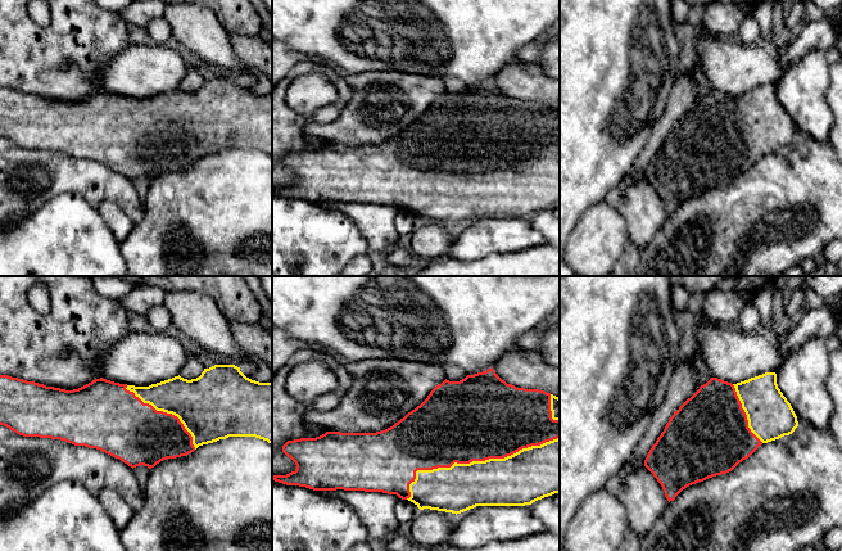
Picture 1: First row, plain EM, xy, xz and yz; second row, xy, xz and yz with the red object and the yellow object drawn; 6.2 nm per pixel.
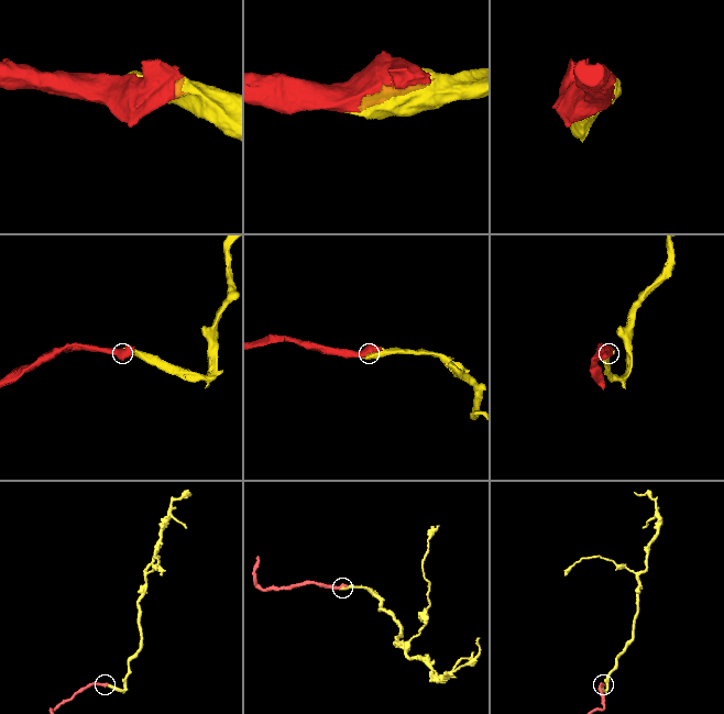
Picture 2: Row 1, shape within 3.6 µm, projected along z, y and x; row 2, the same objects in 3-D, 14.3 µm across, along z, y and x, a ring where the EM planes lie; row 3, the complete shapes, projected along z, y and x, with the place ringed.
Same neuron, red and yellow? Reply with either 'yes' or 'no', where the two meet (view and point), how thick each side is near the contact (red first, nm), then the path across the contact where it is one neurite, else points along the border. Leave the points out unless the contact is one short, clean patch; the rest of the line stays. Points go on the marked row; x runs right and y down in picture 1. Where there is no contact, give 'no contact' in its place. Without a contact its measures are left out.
yes | xz (472, 460) | 500/300 nm

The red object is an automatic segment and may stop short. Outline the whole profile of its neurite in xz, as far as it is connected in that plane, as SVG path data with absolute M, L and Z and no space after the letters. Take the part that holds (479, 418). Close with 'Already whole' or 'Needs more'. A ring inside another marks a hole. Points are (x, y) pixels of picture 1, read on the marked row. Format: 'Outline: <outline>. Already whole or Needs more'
Outline: M492 367L483 372L467 375L460 381L449 381L445 379L430 392L420 406L385 430L376 433L326 432L316 438L288 441L282 446L282 452L295 462L296 469L286 475L272 475L272 480L286 485L299 485L313 491L344 489L382 492L397 494L402 500L408 500L420 510L430 509L456 515L476 506L525 506L560 493L560 398L544 390L516 388L512 384L507 384Z. Needs more

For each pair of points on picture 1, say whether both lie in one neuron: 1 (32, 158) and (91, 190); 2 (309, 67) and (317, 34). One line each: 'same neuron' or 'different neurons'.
1: same neuron
2: different neurons

